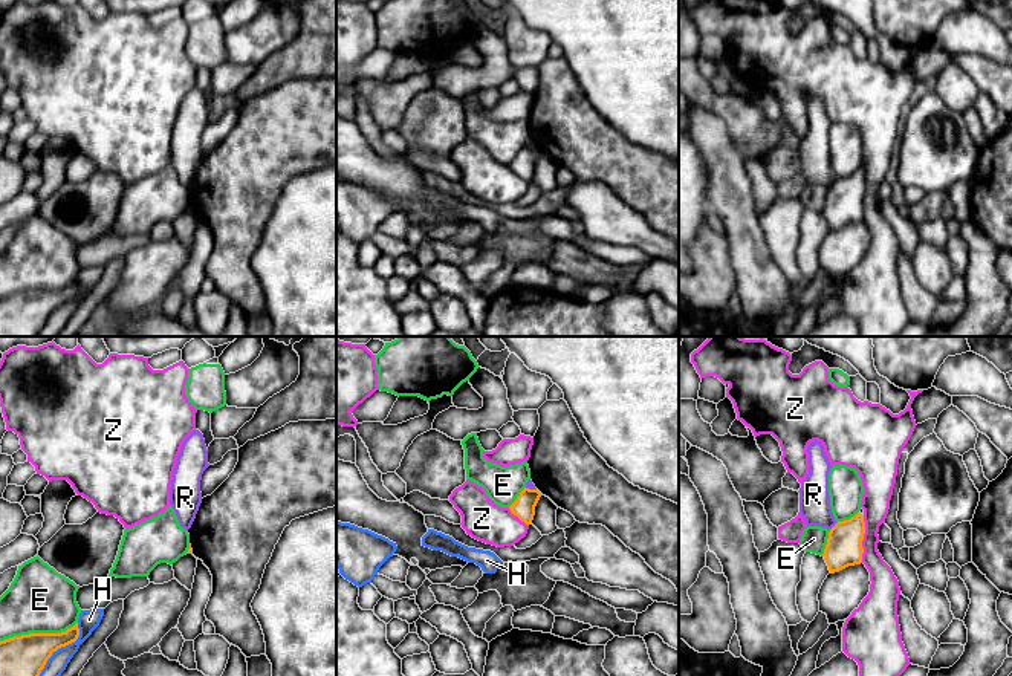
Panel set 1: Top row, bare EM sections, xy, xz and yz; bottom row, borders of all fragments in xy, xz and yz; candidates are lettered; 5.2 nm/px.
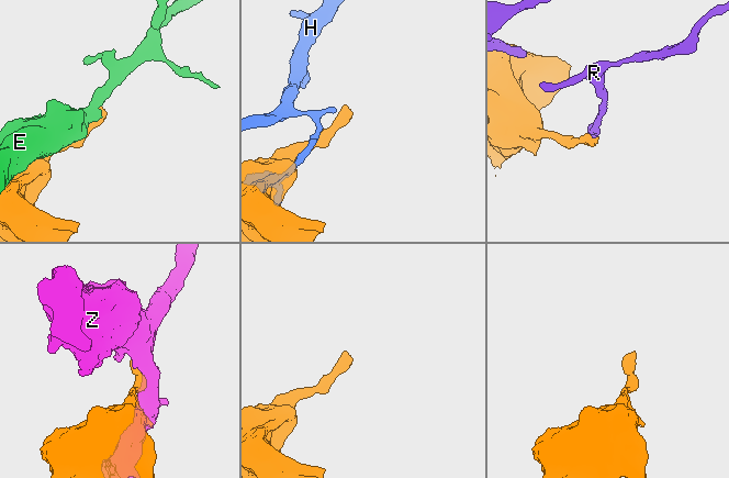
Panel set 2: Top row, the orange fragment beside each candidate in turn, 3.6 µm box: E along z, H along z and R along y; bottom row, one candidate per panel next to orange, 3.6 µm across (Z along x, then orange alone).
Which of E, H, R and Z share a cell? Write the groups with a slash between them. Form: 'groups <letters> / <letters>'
groups E / H / R / Z

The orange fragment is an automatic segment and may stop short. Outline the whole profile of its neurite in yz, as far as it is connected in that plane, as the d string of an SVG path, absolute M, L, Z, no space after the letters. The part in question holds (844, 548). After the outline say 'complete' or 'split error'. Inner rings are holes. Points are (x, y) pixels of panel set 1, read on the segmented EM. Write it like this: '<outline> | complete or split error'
M858 512L850 520L838 522L829 532L824 560L832 574L862 563L864 515Z | complete

